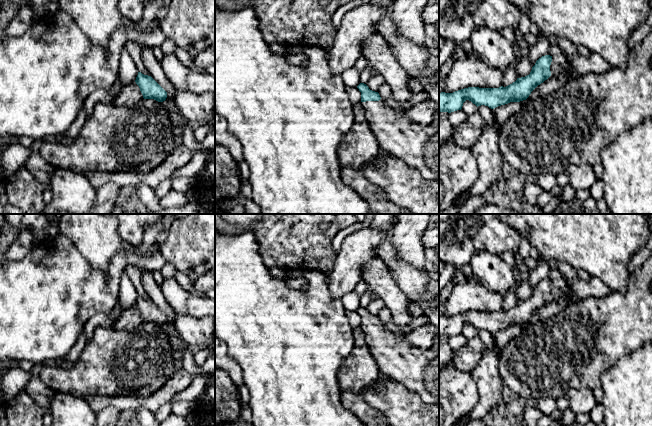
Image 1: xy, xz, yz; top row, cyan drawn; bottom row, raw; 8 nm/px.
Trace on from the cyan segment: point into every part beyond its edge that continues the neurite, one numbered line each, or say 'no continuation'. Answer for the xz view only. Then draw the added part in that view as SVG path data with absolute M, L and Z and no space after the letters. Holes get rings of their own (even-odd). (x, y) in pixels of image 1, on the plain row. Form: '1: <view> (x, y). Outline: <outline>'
1: xz (418, 370). Outline: M382 321L379 325L361 326L361 329L380 373L401 382L406 388L418 394L424 403L439 407L439 349L432 347L428 350L422 350L409 344L402 339L401 334L386 329Z

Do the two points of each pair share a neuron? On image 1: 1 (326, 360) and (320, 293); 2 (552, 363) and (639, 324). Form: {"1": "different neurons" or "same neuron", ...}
{"1": "same neuron", "2": "same neuron"}

